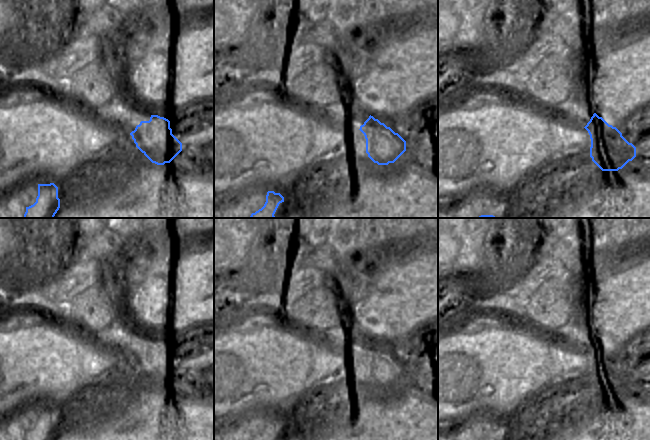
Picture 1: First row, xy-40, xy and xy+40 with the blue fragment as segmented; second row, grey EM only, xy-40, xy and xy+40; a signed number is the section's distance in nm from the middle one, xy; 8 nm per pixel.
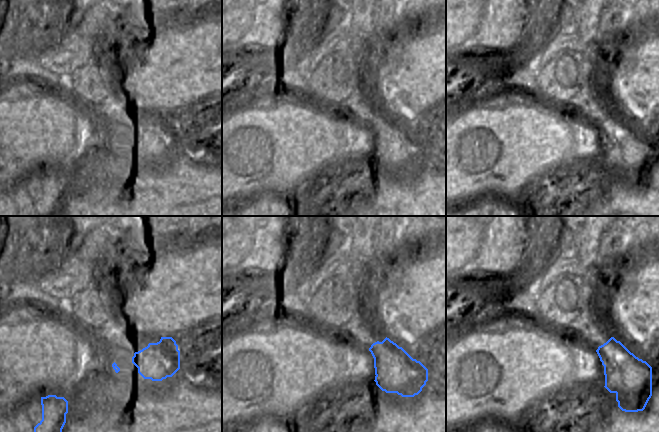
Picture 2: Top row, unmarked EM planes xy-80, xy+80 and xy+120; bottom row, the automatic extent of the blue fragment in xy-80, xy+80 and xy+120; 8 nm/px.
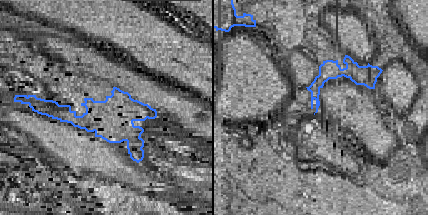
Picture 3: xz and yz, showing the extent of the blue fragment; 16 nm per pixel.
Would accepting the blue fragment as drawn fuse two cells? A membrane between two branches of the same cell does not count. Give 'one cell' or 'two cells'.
two cells

